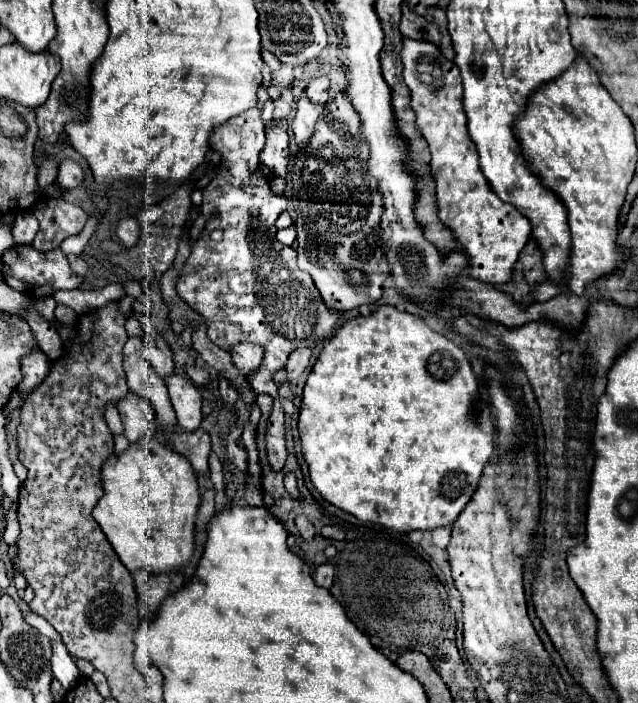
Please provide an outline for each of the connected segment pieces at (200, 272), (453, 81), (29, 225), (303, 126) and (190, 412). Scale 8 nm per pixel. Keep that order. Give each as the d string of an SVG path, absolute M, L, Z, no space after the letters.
M254 107L244 115L236 115L226 125L220 125L212 137L212 149L222 153L222 163L218 165L216 177L204 187L204 201L200 205L200 213L204 217L204 229L192 245L192 253L180 273L176 291L178 295L202 317L208 321L208 339L218 345L220 349L230 349L236 343L252 343L264 349L264 357L258 369L250 371L246 379L250 381L256 395L268 393L270 397L278 397L278 387L274 383L274 373L282 371L288 355L300 347L316 349L326 337L334 333L342 319L342 311L332 311L320 297L312 277L298 269L296 265L296 251L288 245L276 241L276 219L286 209L286 197L274 195L270 189L268 177L258 167L258 153L264 147L264 123L260 119L260 109Z
M404 39L402 47L404 83L410 89L416 123L430 147L430 171L436 181L438 215L456 235L458 243L470 257L470 275L488 283L506 283L512 267L530 239L530 223L516 207L504 203L484 179L476 147L466 129L462 109L462 79L454 61L442 57L436 43Z
M22 211L20 215L16 215L16 225L12 229L12 235L14 235L18 245L26 245L26 243L34 241L38 229L40 229L40 223L36 221L32 212Z
M302 93L300 101L298 101L298 113L292 121L292 131L294 131L294 139L296 139L298 147L304 147L310 141L314 127L320 119L324 119L324 113L326 113L326 109L322 105L310 103L306 93Z
M172 375L172 379L166 379L166 385L168 385L172 407L176 411L178 425L190 433L200 429L202 397L200 397L198 389L194 387L194 383L180 375Z

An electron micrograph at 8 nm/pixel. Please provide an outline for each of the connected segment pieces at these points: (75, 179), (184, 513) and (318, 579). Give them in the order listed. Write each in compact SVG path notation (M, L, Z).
M68 159L62 161L62 165L60 165L60 169L58 169L58 181L60 181L62 187L74 189L76 185L82 183L82 179L84 179L84 171L80 169L78 163L68 161Z
M154 437L142 443L132 443L120 457L112 455L102 467L102 479L104 495L94 507L92 515L100 523L104 535L112 543L126 569L132 573L140 569L146 569L150 573L172 573L184 569L194 555L194 531L200 505L196 473L188 459L176 453L172 447L162 445Z
M324 563L324 565L318 565L316 567L316 571L314 571L314 583L316 585L330 589L332 579L334 579L334 569L332 569L330 563Z

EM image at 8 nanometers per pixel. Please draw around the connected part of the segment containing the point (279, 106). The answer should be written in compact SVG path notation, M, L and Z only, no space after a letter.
M286 89L282 95L280 95L280 99L278 101L274 101L274 105L276 105L276 109L274 109L274 119L288 119L288 115L290 115L290 111L292 111L292 93L290 93L290 89Z

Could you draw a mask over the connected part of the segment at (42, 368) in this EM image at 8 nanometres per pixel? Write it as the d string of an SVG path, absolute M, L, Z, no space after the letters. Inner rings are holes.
M34 349L32 353L22 357L20 367L22 367L22 381L18 385L18 391L22 395L30 395L46 379L50 371L50 359L42 349Z

